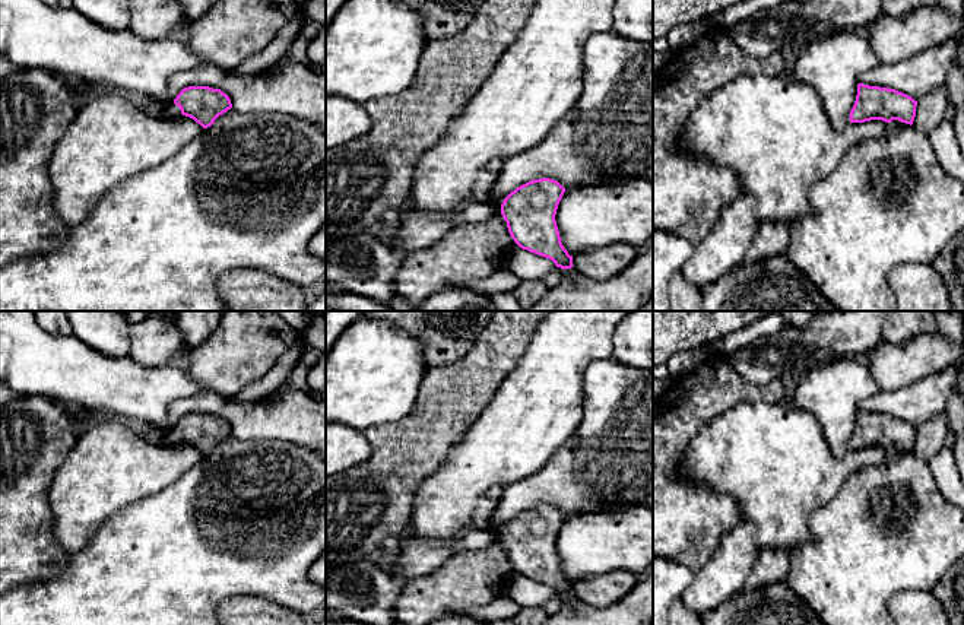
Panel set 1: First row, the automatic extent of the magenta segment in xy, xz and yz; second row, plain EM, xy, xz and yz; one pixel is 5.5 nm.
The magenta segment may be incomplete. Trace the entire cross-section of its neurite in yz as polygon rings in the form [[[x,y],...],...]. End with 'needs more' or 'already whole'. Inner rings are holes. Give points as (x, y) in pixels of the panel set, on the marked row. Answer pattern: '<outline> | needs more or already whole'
[[[859,83],[854,105],[850,111],[850,123],[898,120],[913,124],[917,101],[895,89]]] | already whole

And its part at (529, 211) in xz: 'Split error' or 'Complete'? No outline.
Split error

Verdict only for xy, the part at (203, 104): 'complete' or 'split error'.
split error

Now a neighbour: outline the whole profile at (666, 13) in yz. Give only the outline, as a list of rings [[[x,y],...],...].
[[[653,0],[653,39],[684,23],[700,22],[710,12],[720,12],[746,0]]]

